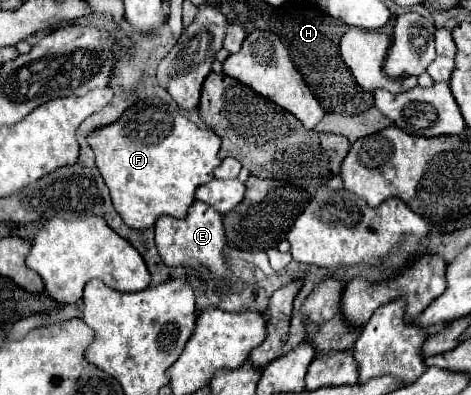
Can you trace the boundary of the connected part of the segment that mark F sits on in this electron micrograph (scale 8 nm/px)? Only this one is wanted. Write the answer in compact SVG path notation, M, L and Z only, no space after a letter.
M158 98L140 100L130 110L114 124L94 130L88 136L88 144L96 154L96 166L110 188L116 212L136 230L154 226L164 214L186 218L196 188L210 182L214 178L214 168L220 166L220 138L212 130L198 128Z

